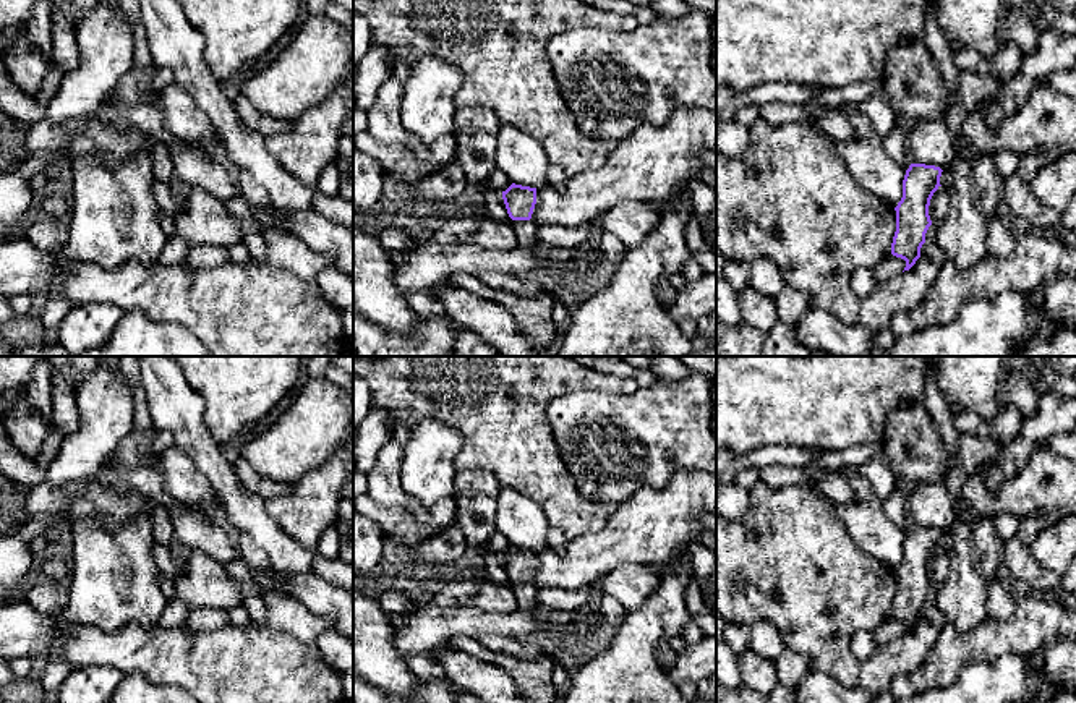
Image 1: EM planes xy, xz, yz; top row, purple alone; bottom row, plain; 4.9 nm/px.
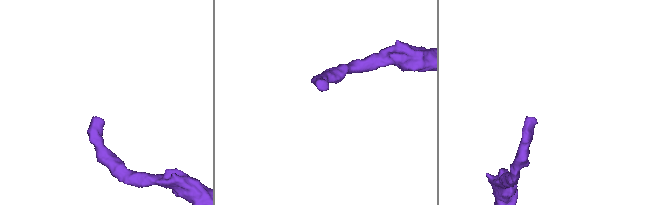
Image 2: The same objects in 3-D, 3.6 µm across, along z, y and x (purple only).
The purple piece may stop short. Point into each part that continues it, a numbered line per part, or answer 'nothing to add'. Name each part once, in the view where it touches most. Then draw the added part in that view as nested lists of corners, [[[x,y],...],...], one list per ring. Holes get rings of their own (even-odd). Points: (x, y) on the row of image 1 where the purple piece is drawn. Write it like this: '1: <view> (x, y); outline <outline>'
1: xz (527, 232); outline [[[512,220],[512,227],[519,238],[519,246],[523,249],[535,249],[540,246],[538,225],[532,220]]]

